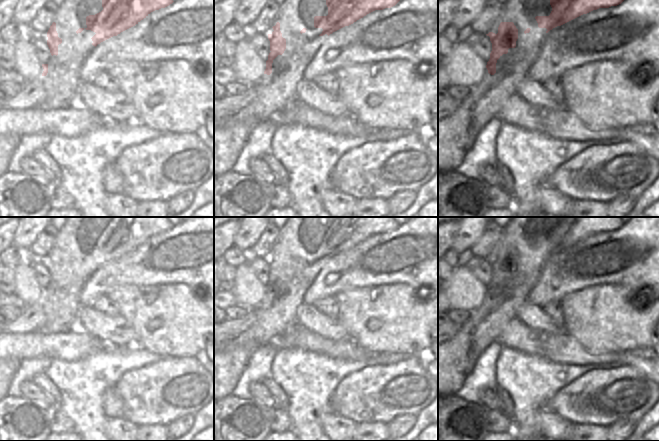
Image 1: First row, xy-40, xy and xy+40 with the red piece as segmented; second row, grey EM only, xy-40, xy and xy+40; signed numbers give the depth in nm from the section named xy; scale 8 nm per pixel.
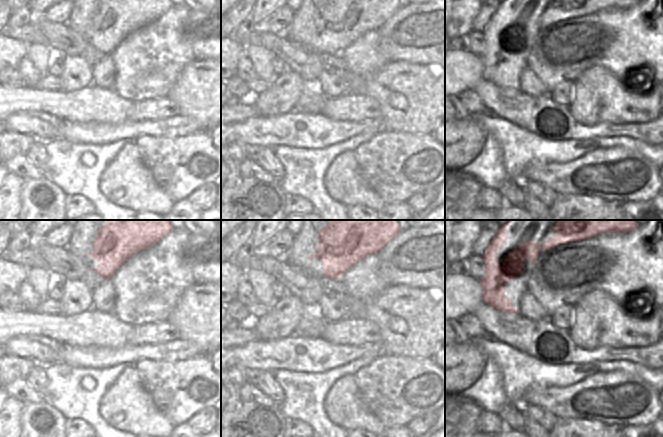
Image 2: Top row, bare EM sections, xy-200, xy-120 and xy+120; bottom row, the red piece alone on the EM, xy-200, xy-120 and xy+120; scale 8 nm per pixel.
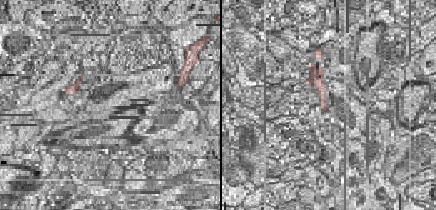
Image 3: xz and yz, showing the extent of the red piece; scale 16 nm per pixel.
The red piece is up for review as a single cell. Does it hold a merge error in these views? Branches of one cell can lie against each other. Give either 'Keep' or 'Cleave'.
Cleave.

